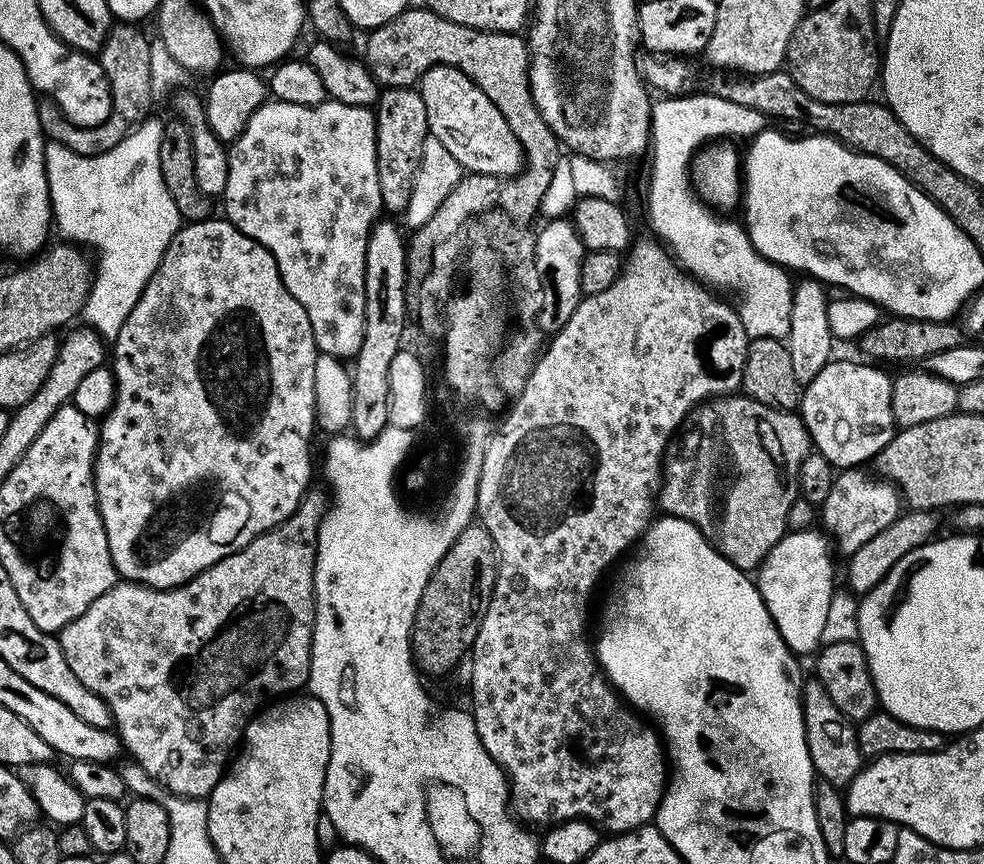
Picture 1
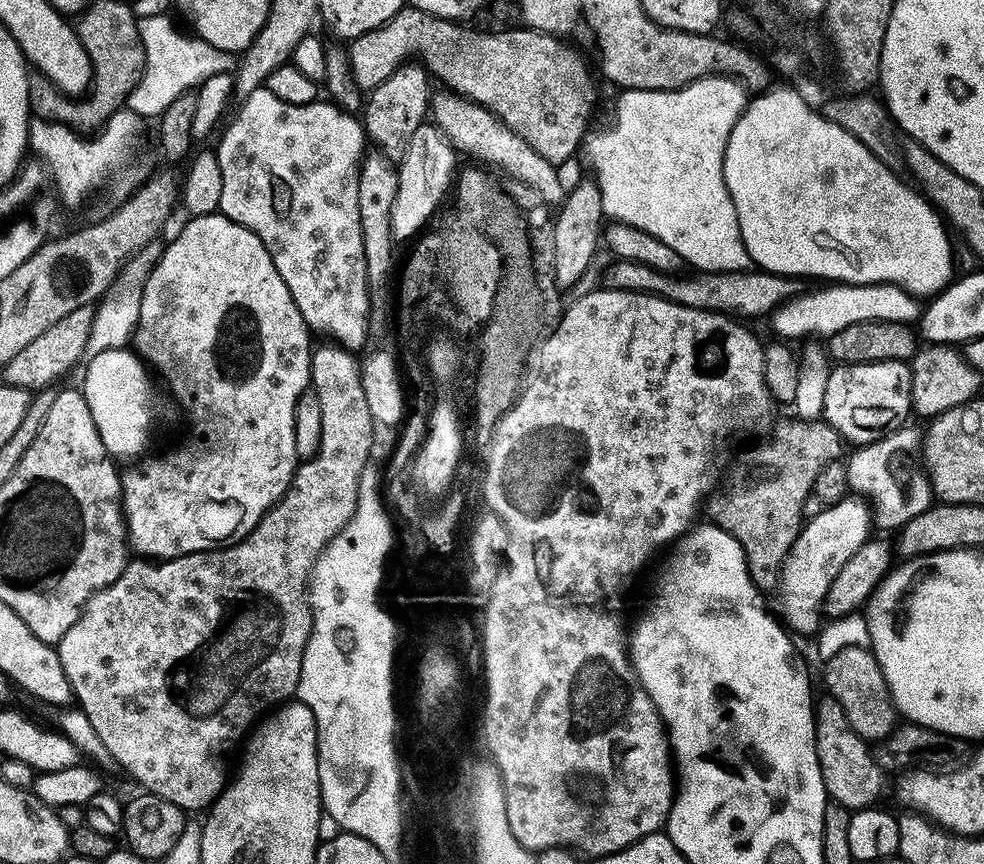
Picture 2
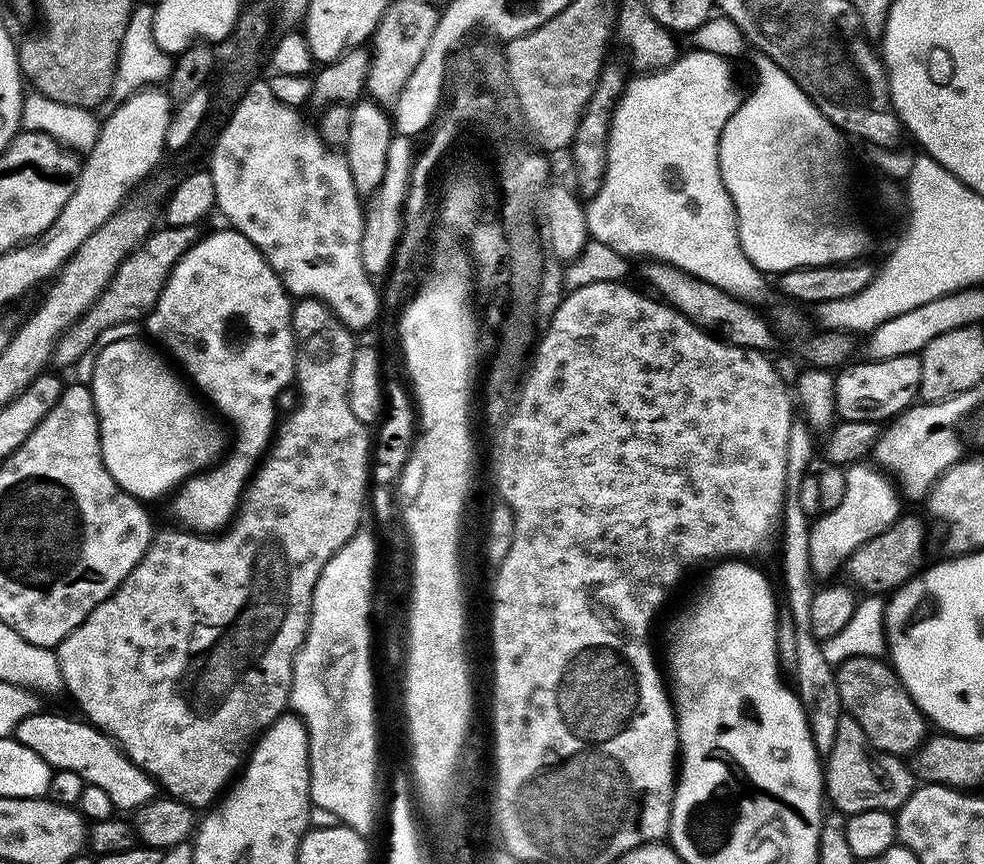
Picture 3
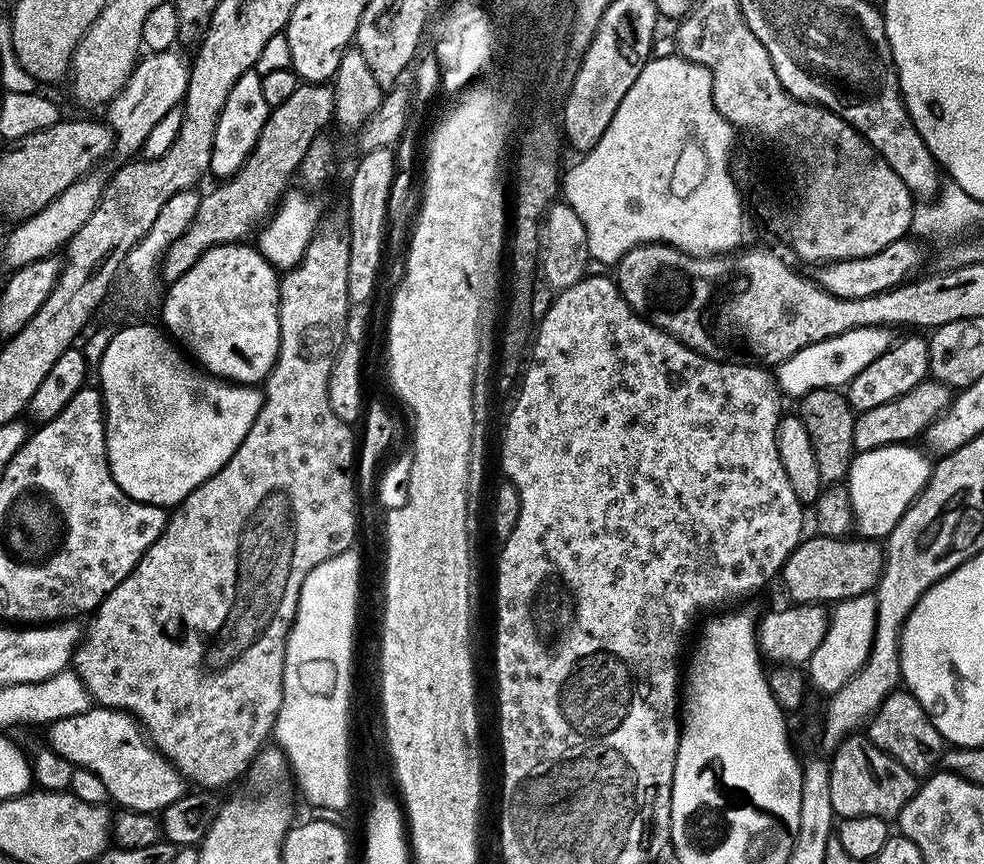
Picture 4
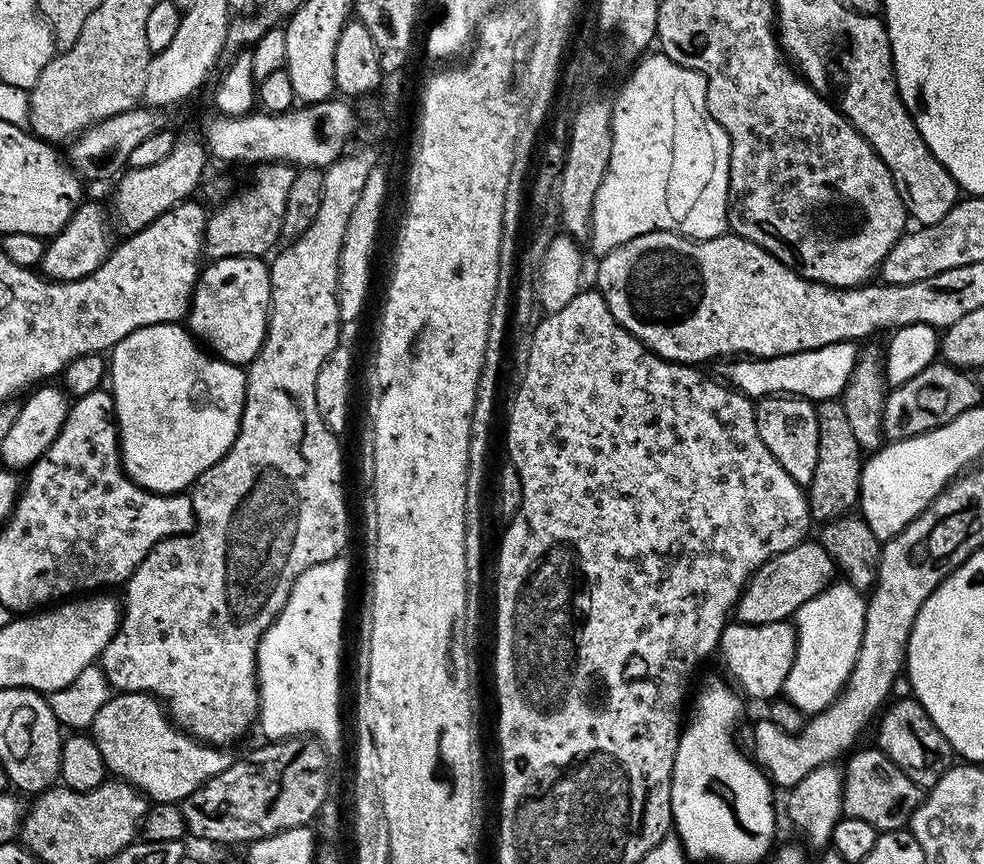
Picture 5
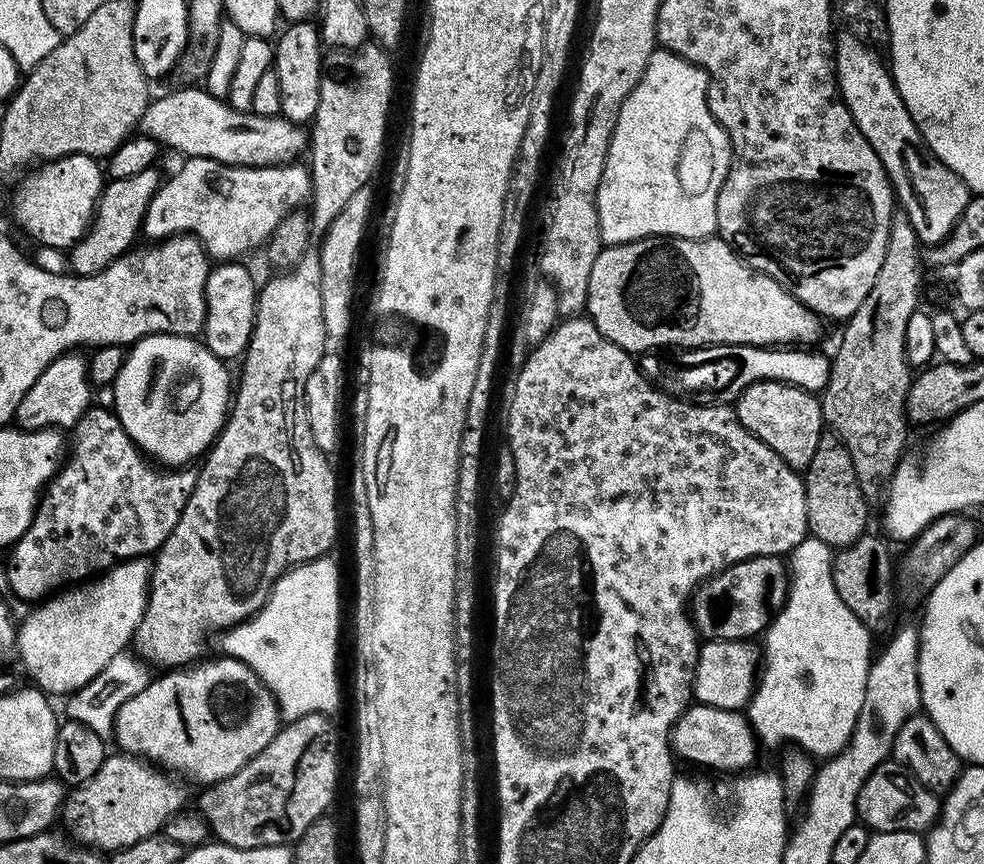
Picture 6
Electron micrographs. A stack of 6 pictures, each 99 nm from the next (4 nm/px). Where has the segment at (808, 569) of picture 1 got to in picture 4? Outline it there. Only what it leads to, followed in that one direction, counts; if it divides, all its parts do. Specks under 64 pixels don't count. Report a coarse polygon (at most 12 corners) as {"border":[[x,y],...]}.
{"border":[[911,443],[856,452],[855,527],[886,538],[933,461]]}

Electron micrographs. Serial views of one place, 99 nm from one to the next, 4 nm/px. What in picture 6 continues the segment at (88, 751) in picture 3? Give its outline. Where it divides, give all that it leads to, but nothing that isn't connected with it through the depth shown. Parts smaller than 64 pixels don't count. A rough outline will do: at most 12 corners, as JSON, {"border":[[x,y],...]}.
{"border":[[225,655],[122,702],[121,753],[207,786],[270,746],[280,705]]}

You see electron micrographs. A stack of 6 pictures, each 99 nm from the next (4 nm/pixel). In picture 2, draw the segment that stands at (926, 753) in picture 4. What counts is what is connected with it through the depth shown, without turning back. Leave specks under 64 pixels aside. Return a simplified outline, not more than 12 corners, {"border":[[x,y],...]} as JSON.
{"border":[[871,647],[823,663],[827,695],[864,740],[883,742],[898,713]]}

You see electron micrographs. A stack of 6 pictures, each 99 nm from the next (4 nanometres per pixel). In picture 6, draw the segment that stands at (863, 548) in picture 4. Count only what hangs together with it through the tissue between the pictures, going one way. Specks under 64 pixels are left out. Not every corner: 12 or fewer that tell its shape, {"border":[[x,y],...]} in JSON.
{"border":[[755,556],[703,580],[704,640],[759,637],[788,601],[790,568]]}

